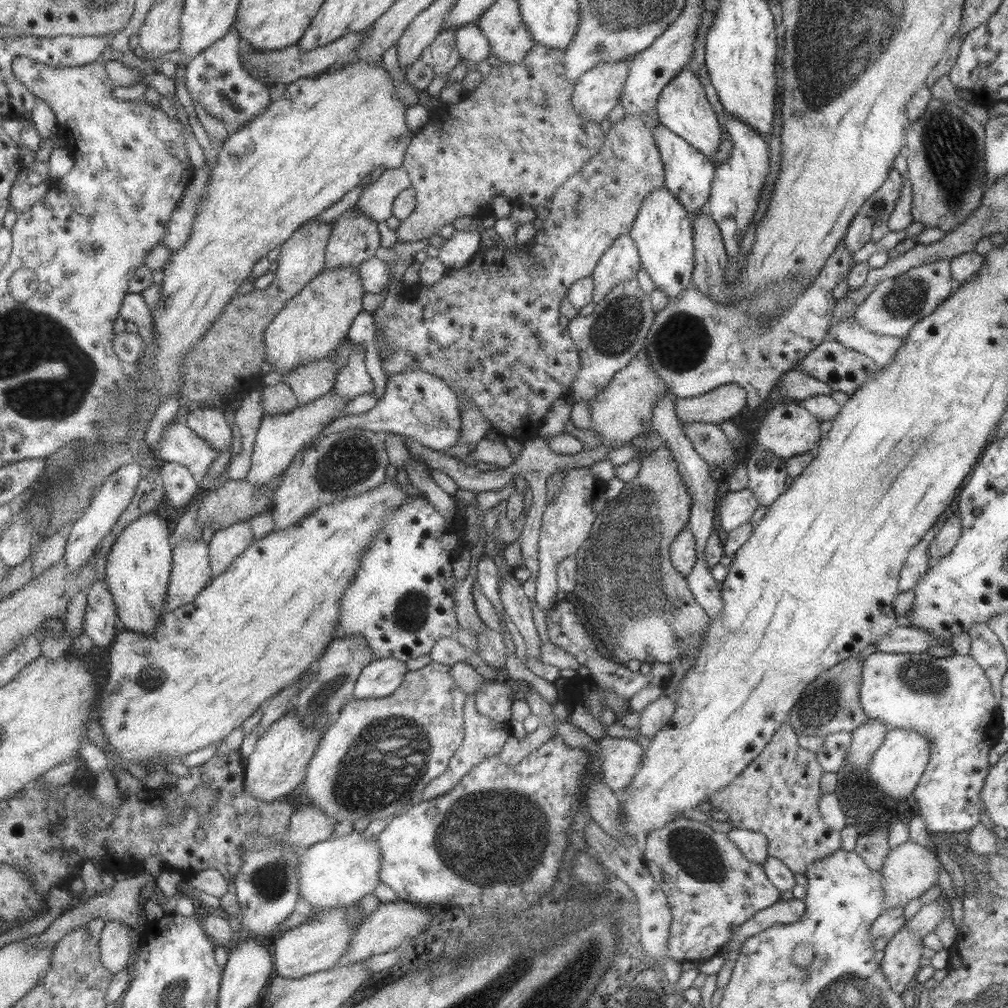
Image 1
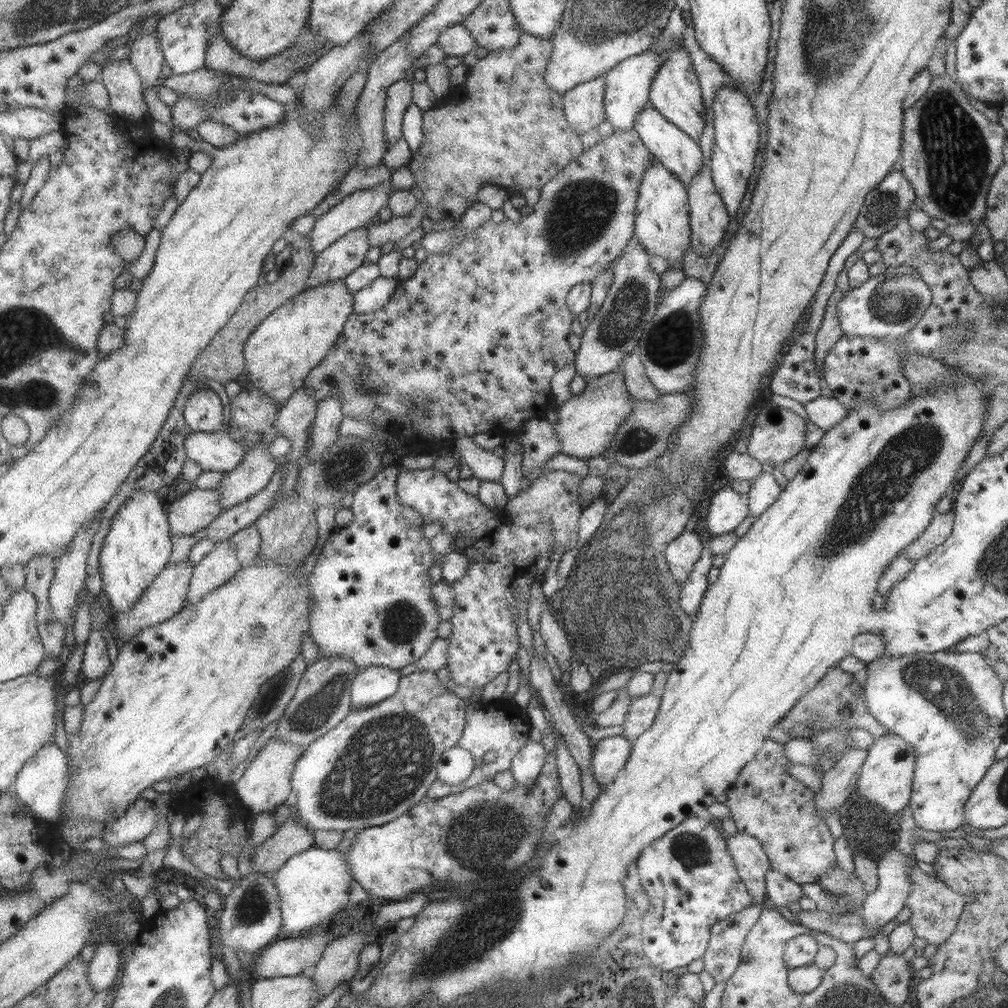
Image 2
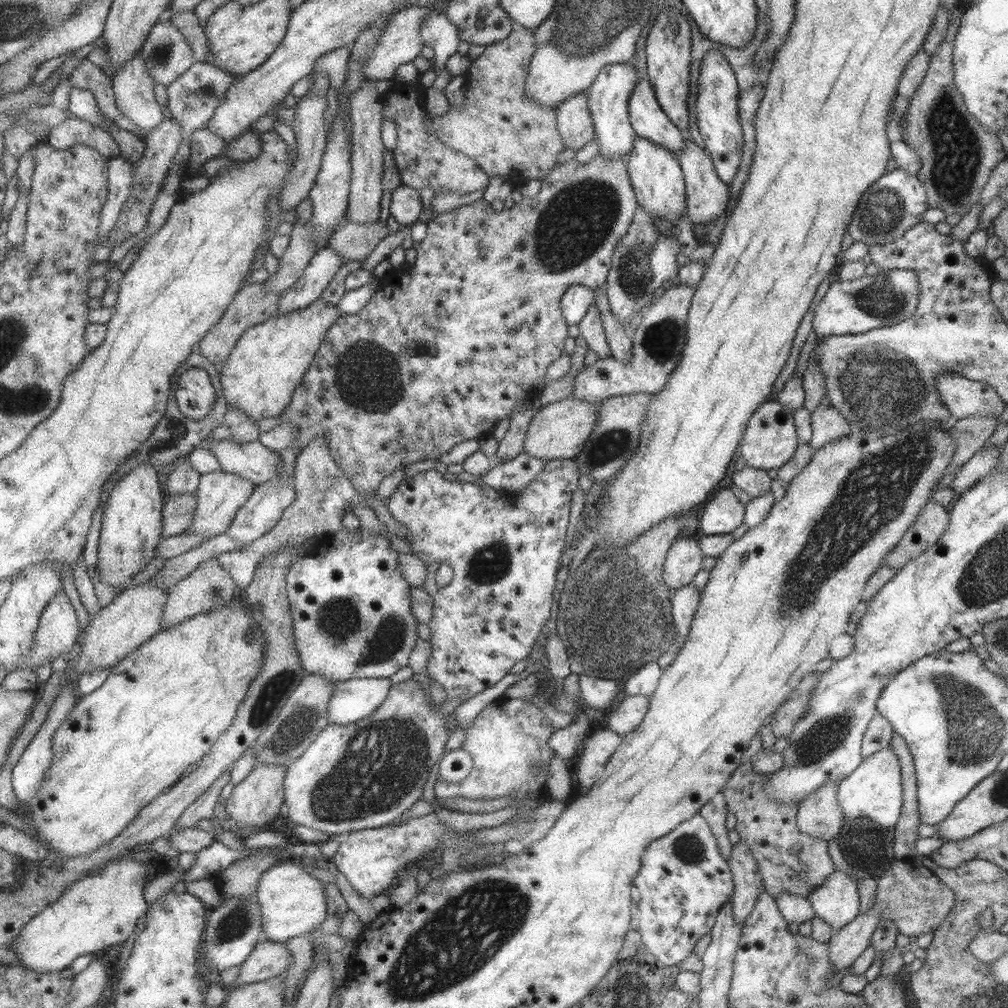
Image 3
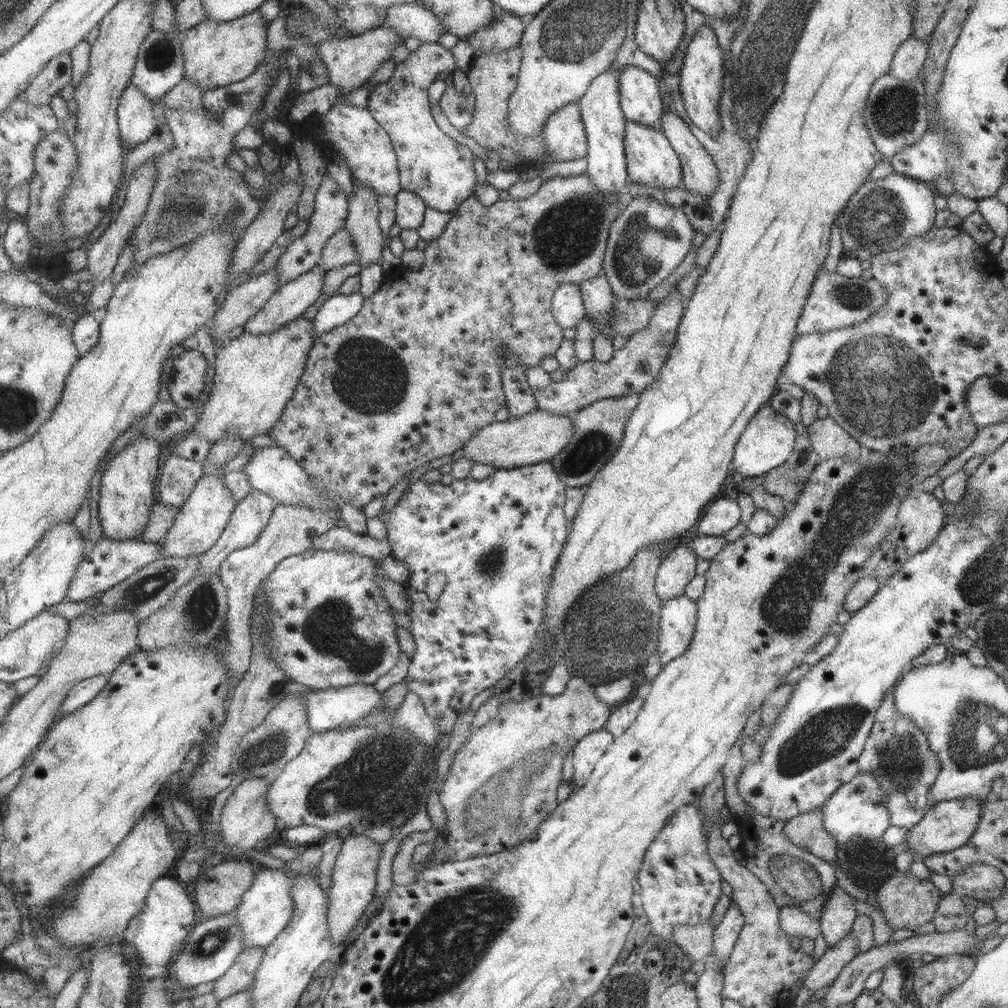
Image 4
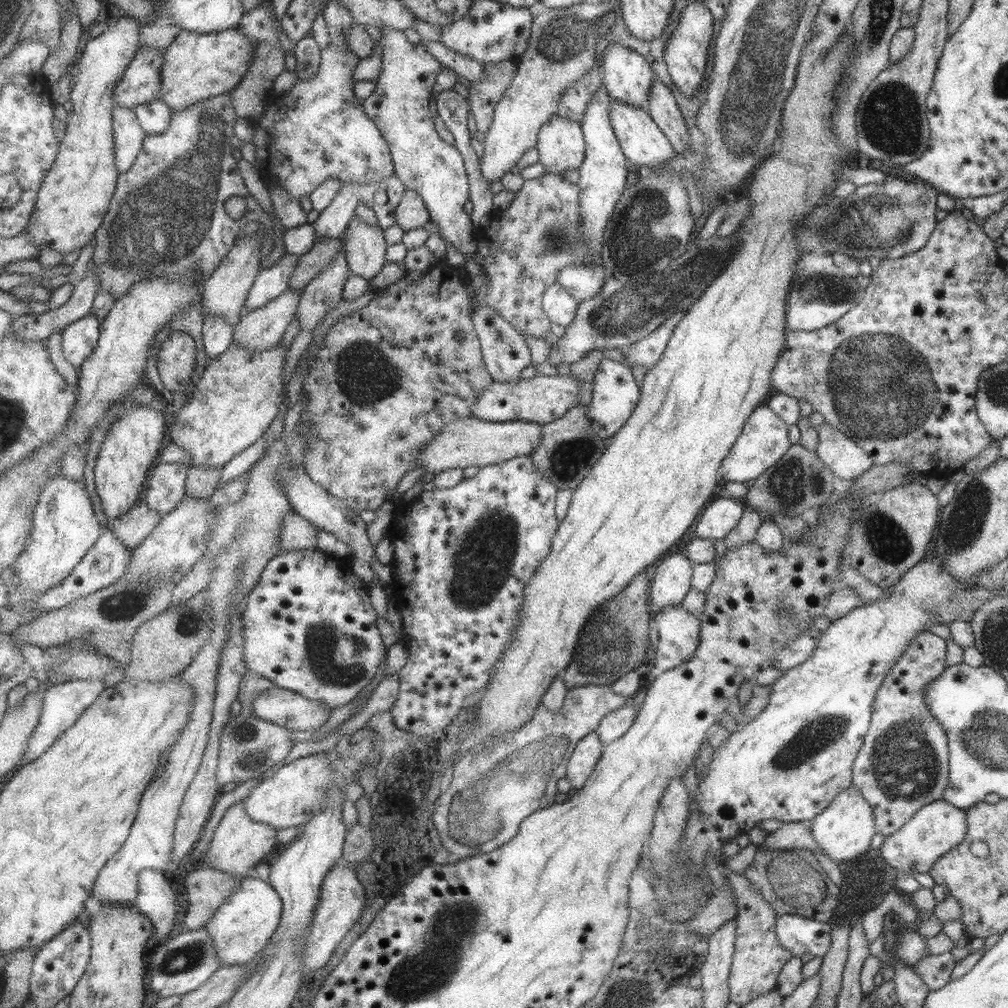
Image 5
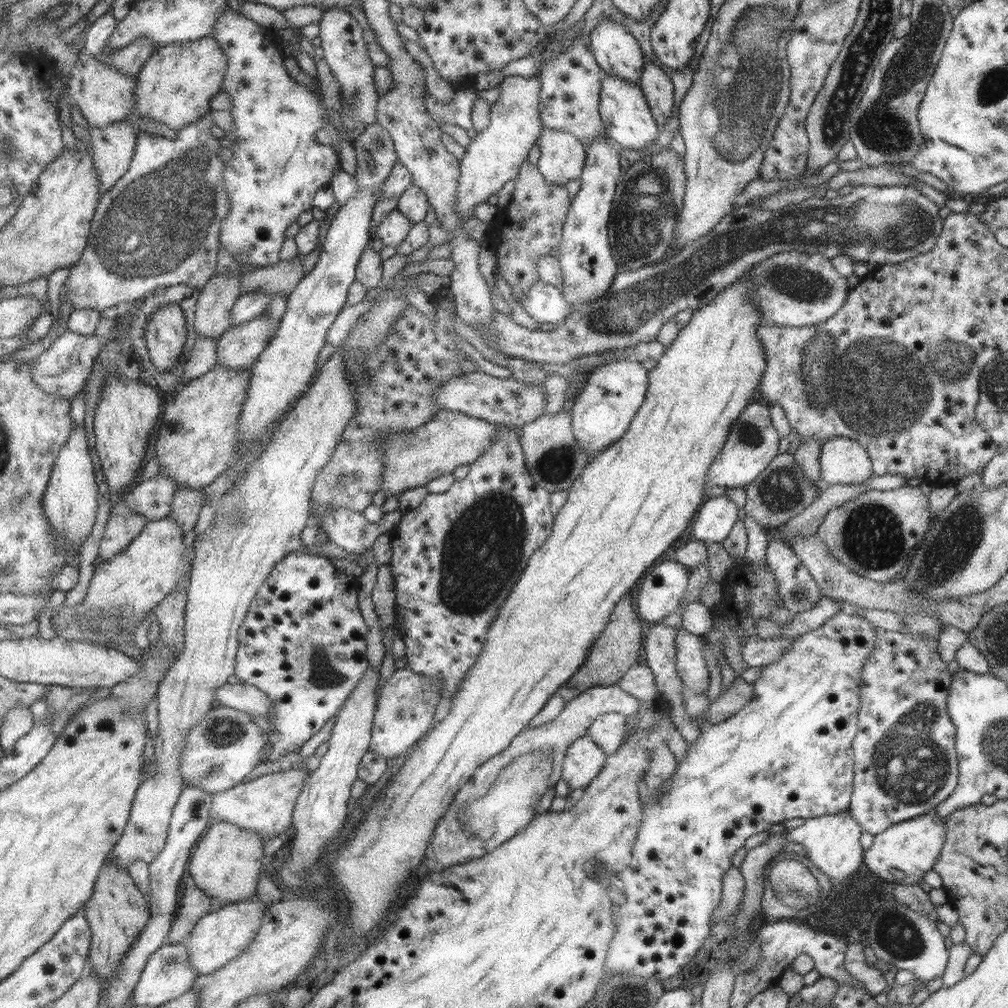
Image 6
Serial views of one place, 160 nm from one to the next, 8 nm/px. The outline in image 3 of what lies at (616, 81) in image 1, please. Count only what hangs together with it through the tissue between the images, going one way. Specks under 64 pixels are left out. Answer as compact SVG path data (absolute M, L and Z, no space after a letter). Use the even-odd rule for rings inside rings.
M587 90L567 97L555 108L558 131L566 148L580 149L594 139L594 126L587 108Z

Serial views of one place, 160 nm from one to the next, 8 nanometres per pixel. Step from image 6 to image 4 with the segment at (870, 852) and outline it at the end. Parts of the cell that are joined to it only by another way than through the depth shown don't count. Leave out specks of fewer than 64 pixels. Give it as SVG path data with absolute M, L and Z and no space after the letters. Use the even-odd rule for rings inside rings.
M963 798L963 800L938 801L926 810L921 821L909 830L909 835L900 849L909 852L914 860L921 861L931 854L947 853L965 845L973 835L973 831L981 819L981 809L985 801L975 798Z

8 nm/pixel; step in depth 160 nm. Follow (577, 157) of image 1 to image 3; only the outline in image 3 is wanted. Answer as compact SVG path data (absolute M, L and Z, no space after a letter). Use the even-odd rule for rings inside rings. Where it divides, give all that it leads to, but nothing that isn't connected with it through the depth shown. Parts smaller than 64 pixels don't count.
M514 26L509 38L485 46L480 57L473 61L467 75L466 101L461 108L451 108L447 114L433 117L433 125L440 139L449 148L468 154L489 176L502 176L516 185L528 180L543 180L557 165L557 156L566 148L560 137L554 108L537 106L525 94L530 61L536 52L532 29ZM348 220L331 237L328 246L338 250L349 261L365 259L385 236L389 236L391 229L387 224L379 221L360 223Z

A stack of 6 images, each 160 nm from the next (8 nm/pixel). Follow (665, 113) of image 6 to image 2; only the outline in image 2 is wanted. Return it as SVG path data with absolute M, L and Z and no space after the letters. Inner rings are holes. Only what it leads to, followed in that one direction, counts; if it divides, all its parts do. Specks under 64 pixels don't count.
M706 160L702 162L702 169L686 185L686 193L688 194L687 207L691 229L689 248L694 254L706 256L721 244L729 222L725 207L715 192L714 184L711 180L711 171Z

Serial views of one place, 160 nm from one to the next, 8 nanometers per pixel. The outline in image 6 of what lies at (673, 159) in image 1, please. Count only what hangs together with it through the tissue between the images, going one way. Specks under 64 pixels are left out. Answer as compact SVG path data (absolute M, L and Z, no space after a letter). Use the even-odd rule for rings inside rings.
M604 20L588 33L589 48L601 75L639 85L640 74L647 60L635 38L620 24L610 20Z

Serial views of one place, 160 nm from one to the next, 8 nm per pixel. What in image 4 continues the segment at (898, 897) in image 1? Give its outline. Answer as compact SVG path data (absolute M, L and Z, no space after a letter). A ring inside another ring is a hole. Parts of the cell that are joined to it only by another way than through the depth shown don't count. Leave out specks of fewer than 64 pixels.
M849 931L832 947L827 947L819 959L809 970L802 982L803 987L815 991L832 984L838 977L838 972L856 955L857 940Z

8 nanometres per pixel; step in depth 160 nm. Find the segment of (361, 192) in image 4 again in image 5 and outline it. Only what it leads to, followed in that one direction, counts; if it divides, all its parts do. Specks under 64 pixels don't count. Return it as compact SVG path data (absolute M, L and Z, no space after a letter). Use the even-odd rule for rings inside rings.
M355 216L343 237L346 240L346 253L352 274L371 280L385 268L389 244L379 225L373 226Z

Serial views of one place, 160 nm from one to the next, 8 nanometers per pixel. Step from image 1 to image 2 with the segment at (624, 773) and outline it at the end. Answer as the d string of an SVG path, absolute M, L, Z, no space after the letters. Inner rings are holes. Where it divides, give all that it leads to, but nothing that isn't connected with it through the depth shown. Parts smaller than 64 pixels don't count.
M621 734L602 738L592 746L592 773L597 785L605 788L613 782L630 755L632 743Z

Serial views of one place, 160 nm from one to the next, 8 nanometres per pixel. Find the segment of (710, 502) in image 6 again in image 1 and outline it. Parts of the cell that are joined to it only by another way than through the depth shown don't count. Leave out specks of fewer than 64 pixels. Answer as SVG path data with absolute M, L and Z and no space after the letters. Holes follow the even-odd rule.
M747 487L735 492L728 491L727 495L721 499L717 512L719 528L728 533L745 524L757 505L755 495Z

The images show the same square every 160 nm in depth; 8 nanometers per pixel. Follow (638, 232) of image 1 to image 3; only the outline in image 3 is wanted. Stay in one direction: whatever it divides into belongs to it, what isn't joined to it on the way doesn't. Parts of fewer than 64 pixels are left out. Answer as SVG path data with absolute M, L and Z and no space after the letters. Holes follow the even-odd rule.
M636 136L632 149L628 153L626 167L636 196L636 203L641 206L649 218L673 222L683 214L686 196L683 173L677 156L673 156L664 146Z

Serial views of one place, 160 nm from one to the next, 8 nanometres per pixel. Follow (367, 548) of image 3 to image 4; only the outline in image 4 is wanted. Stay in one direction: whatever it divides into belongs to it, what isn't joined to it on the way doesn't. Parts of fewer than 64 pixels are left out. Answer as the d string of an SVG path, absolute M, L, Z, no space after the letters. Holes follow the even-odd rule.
M311 548L307 549L304 553L285 557L268 576L268 579L263 582L263 586L259 588L259 599L257 599L257 603L262 603L265 597L272 598L272 609L270 610L270 616L268 616L268 622L266 622L268 626L264 626L264 635L268 642L268 644L266 644L268 646L268 655L282 666L282 669L285 670L291 680L294 680L296 683L301 683L313 691L343 688L359 683L373 685L380 680L382 676L389 674L389 672L397 666L404 650L399 640L395 618L393 618L393 612L395 610L389 602L389 599L383 595L383 590L381 590L381 586L379 586L380 578L378 577L378 572L380 572L380 568L377 559L365 556L360 552L354 550L339 552L334 550L315 550Z

